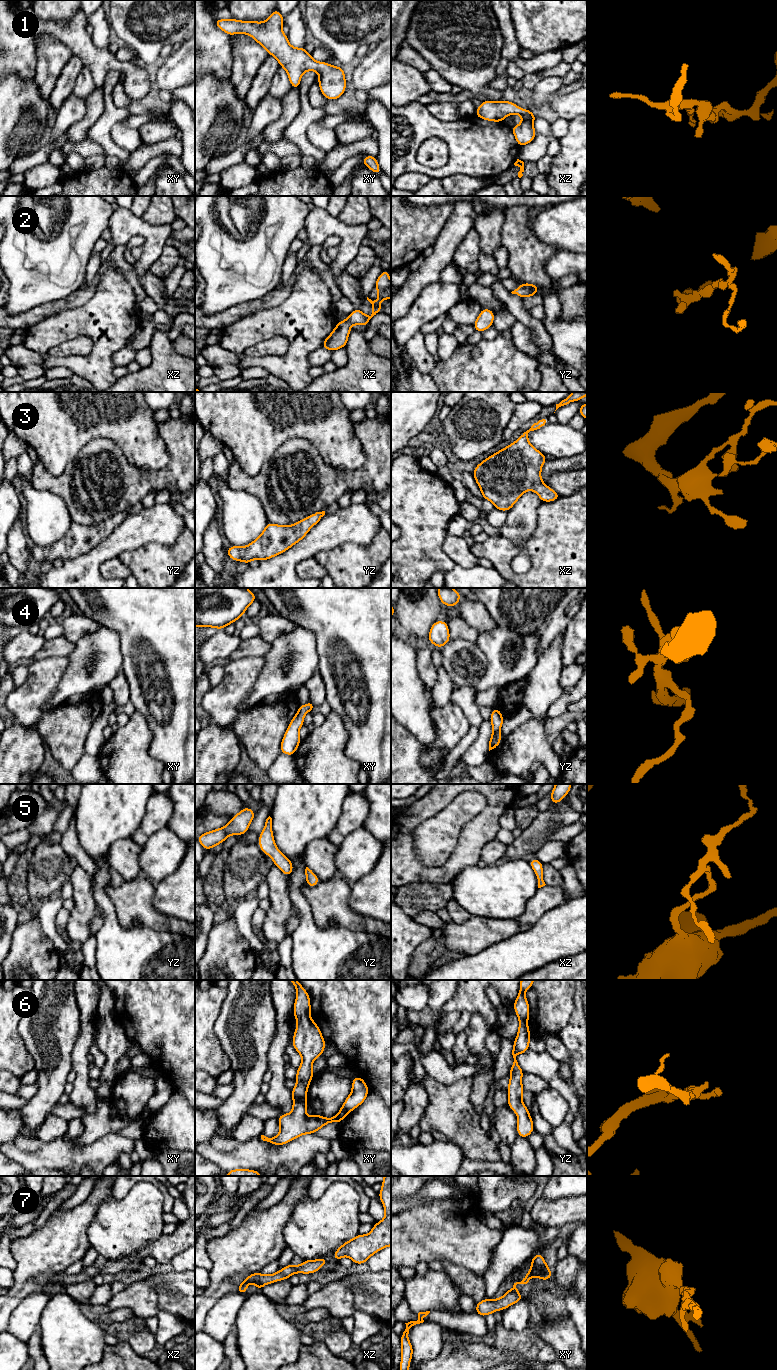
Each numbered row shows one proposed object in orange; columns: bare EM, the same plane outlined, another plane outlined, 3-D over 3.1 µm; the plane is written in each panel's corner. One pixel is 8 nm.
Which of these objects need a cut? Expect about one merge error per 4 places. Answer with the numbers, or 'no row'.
no row

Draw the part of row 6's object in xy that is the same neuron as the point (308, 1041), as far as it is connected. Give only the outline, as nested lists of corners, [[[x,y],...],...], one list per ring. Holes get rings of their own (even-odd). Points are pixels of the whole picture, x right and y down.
[[[289,980],[297,990],[296,1000],[294,1003],[293,1014],[297,1020],[297,1026],[293,1036],[292,1044],[295,1050],[302,1056],[302,1062],[297,1069],[297,1074],[295,1080],[297,1081],[296,1086],[291,1090],[292,1099],[293,1099],[293,1108],[290,1114],[281,1114],[277,1120],[280,1124],[280,1132],[274,1138],[268,1138],[264,1135],[261,1135],[263,1141],[267,1141],[270,1145],[285,1145],[288,1142],[296,1139],[297,1137],[305,1134],[312,1134],[318,1131],[320,1128],[325,1126],[328,1123],[341,1123],[347,1114],[361,1105],[368,1093],[369,1089],[366,1082],[360,1077],[355,1076],[352,1080],[352,1091],[349,1096],[346,1098],[344,1104],[340,1108],[338,1114],[334,1117],[327,1118],[319,1116],[317,1114],[312,1114],[310,1117],[305,1116],[305,1112],[308,1108],[307,1103],[307,1091],[310,1081],[312,1080],[314,1073],[312,1071],[312,1064],[314,1060],[323,1054],[325,1049],[325,1040],[321,1034],[321,1031],[317,1024],[311,1019],[310,1016],[310,997],[305,990],[305,988],[297,980]]]

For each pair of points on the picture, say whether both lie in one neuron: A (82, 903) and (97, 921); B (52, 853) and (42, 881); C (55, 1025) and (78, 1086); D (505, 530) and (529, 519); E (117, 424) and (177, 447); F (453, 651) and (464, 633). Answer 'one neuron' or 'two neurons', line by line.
A: two neurons
B: one neuron
C: two neurons
D: one neuron
E: two neurons
F: two neurons

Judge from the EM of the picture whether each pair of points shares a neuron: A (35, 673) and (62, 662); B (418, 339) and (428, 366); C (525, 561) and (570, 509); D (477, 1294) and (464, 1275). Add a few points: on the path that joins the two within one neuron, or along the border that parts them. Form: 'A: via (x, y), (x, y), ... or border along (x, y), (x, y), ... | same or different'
A: via (42, 673), (47, 673), (55, 667) | same
B: via (418, 346), (418, 353), (423, 360) | same
C: border along (523, 550), (510, 563), (510, 567), (519, 575) | different
D: via (475, 1289), (466, 1280) | same

